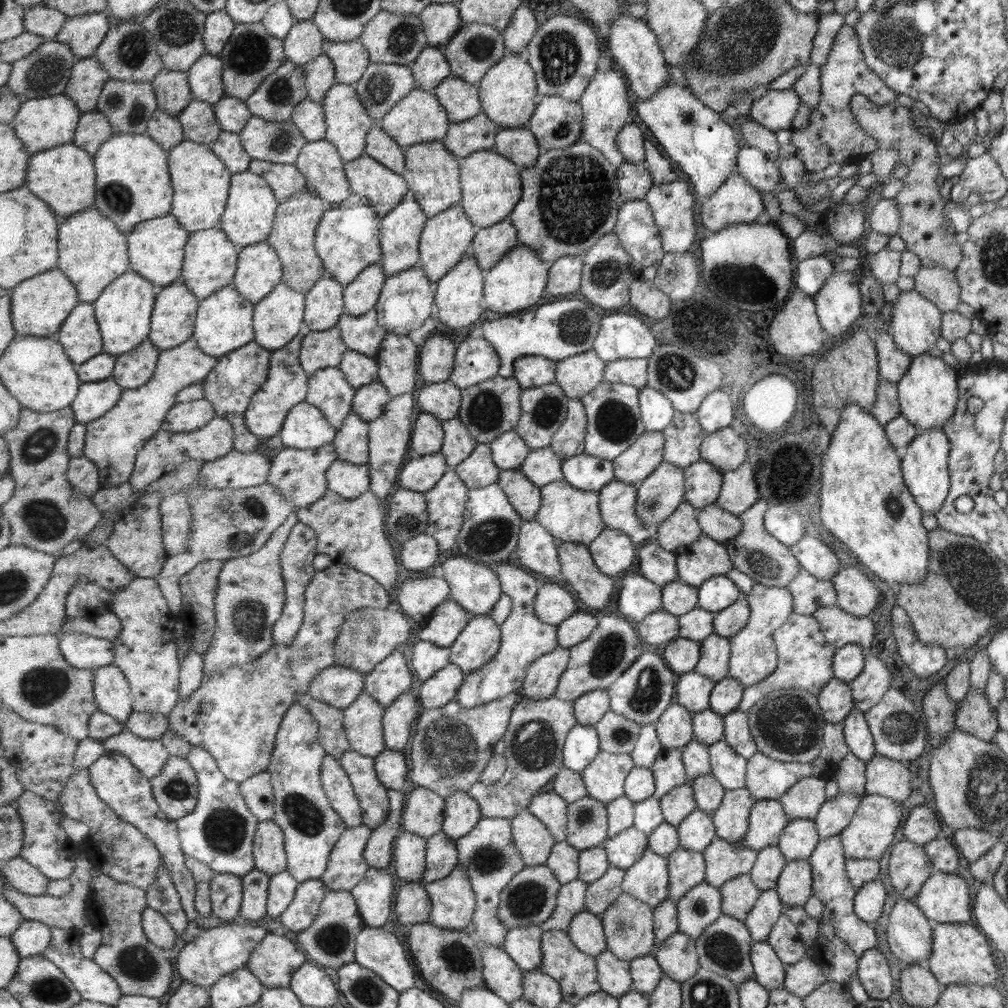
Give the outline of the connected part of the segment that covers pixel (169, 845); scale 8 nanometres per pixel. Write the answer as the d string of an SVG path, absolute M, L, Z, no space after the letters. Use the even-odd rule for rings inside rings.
M106 751L106 753L88 770L93 786L96 788L99 798L106 802L125 822L139 827L161 851L162 858L170 870L174 880L175 888L182 898L182 907L189 920L202 921L201 915L196 909L196 885L193 872L187 868L186 854L181 846L179 838L178 821L169 818L157 802L154 790L147 775L144 775L127 758L117 751Z

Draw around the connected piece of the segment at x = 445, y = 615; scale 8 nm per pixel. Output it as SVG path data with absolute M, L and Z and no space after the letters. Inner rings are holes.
M451 598L439 605L418 634L421 641L451 647L474 616Z

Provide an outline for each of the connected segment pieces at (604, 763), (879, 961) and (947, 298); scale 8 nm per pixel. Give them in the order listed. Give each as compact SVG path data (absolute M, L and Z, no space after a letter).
M601 750L595 761L582 772L588 794L605 804L625 795L627 776L636 767L631 754Z
M875 947L864 950L857 960L855 976L868 999L886 1000L893 992L889 966Z
M941 265L921 267L913 277L913 291L923 295L941 312L955 311L959 304L959 286L954 273Z

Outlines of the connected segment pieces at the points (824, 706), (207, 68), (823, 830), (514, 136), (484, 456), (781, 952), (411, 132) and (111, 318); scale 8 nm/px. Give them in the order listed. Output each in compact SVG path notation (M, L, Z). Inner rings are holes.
M833 677L816 694L816 701L825 723L841 723L853 708L848 683Z
M204 54L186 74L195 100L214 105L227 96L223 81L223 61L218 55Z
M837 793L825 800L812 820L819 840L838 835L849 824L861 796Z
M527 126L501 129L495 151L511 159L519 167L535 166L539 156L543 153L538 139Z
M479 443L471 456L453 468L470 489L483 489L497 483L502 473L494 461L492 446Z
M783 912L771 927L765 941L785 966L797 964L805 959L802 942L796 934L796 929Z
M414 88L401 102L395 105L378 124L406 152L411 146L425 142L444 141L451 126L449 113L442 102L439 102L435 92Z
M131 270L113 281L93 303L104 340L104 352L115 355L129 353L150 336L156 298L163 291L143 275Z

